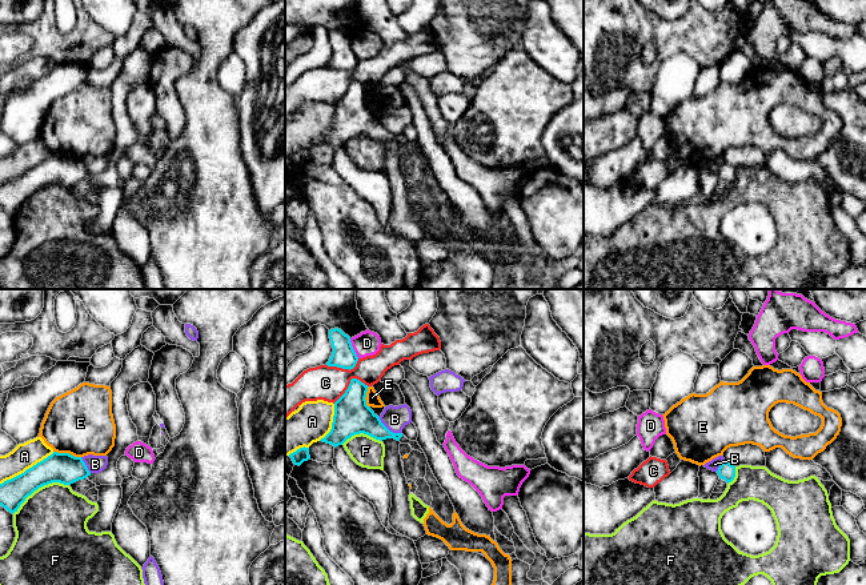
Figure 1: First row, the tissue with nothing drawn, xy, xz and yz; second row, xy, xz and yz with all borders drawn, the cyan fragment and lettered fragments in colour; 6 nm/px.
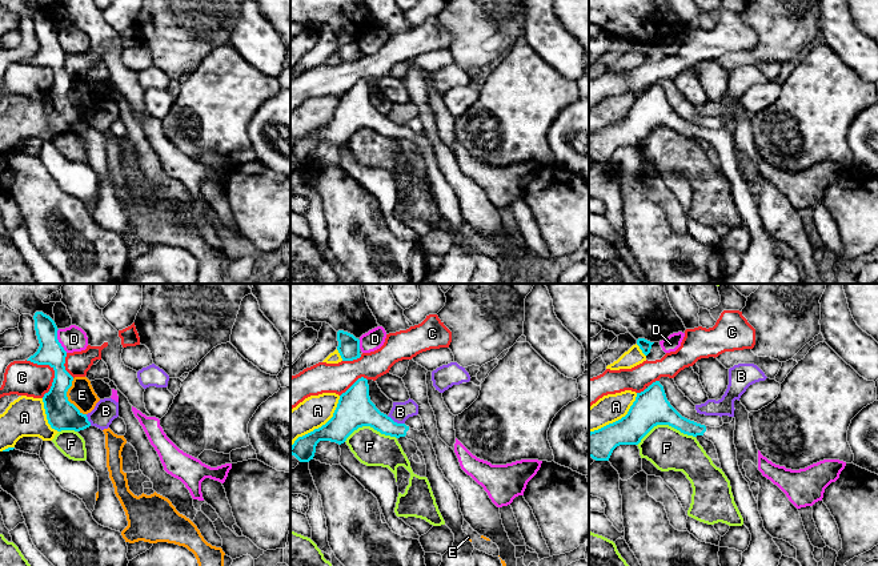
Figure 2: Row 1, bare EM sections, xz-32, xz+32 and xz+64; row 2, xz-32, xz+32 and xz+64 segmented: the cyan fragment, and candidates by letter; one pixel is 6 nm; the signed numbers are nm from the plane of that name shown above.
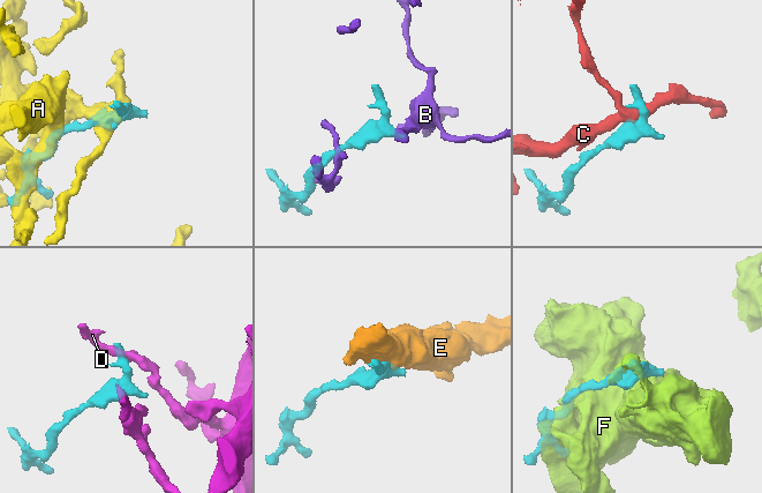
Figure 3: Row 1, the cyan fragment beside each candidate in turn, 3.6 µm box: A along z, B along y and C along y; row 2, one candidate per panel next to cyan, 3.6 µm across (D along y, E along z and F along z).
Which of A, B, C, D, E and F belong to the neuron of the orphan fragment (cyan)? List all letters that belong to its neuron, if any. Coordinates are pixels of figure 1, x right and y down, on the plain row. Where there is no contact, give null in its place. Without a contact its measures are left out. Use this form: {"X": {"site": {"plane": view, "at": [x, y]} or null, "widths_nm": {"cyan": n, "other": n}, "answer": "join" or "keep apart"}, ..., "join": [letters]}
{"A": {"site": {"plane": "xy", "at": [27, 171]}, "widths_nm": {"cyan": 190, "other": 160}, "answer": "keep apart"}, "B": {"site": {"plane": "xz", "at": [388, 131]}, "widths_nm": {"cyan": 220, "other": 150}, "answer": "keep apart"}, "C": {"site": {"plane": "xz", "at": [351, 84]}, "widths_nm": {"cyan": 220, "other": 220}, "answer": "keep apart"}, "D": {"site": {"plane": "xz", "at": [352, 49]}, "widths_nm": {"cyan": 140, "other": 150}, "answer": "keep apart"}, "E": {"site": {"plane": "xy", "at": [67, 155]}, "widths_nm": {"cyan": 190, "other": 400}, "answer": "keep apart"}, "F": {"site": {"plane": "xy", "at": [39, 188]}, "widths_nm": {"cyan": 190, "other": 440}, "answer": "keep apart"}, "join": []}

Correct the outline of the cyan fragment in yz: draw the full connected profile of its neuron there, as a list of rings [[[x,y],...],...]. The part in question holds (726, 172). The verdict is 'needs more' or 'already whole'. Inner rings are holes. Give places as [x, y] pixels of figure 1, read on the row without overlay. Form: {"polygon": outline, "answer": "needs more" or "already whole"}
{"polygon": [[[723,163],[718,172],[717,172],[719,180],[725,181],[727,185],[731,184],[735,179],[735,168],[731,167],[727,163]]], "answer": "already whole"}

